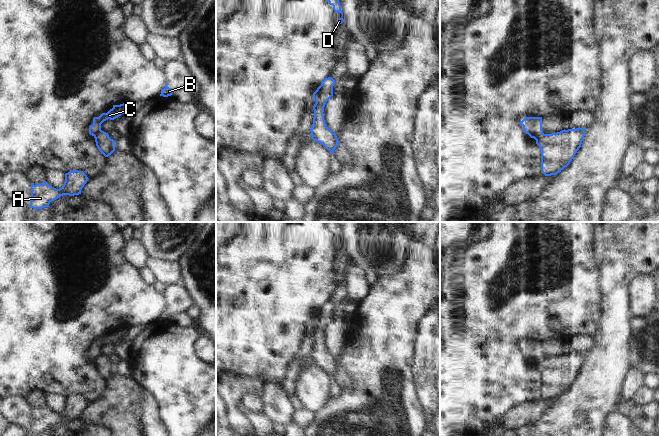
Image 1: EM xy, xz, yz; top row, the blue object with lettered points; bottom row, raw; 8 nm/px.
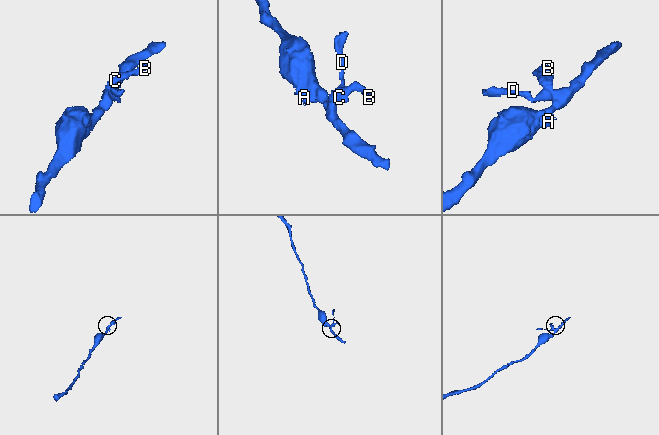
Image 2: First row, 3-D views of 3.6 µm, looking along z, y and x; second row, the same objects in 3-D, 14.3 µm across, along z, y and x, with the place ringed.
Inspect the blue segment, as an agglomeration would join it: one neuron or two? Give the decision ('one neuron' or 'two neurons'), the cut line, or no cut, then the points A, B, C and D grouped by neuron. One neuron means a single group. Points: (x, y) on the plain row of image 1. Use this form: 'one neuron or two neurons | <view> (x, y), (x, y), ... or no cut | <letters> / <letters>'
two neurons | xz (319, 311), (318, 323), (316, 325) | A D / B C

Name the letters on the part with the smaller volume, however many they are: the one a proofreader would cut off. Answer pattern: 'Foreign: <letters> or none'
Foreign: B, C

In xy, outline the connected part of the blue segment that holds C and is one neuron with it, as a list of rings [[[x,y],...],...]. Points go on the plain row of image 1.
[[[123,327],[120,329],[113,329],[113,332],[110,333],[107,337],[102,337],[99,341],[93,342],[93,348],[89,350],[89,358],[94,360],[101,355],[101,348],[110,343],[114,344],[124,338],[127,333],[127,328]]]

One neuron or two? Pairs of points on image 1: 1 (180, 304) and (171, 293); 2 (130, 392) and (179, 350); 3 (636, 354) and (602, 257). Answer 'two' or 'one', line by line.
1: one
2: two
3: two

